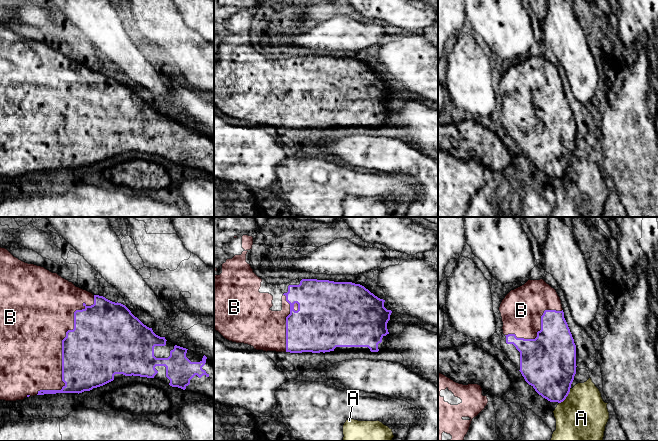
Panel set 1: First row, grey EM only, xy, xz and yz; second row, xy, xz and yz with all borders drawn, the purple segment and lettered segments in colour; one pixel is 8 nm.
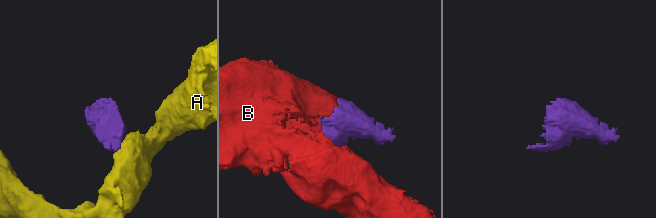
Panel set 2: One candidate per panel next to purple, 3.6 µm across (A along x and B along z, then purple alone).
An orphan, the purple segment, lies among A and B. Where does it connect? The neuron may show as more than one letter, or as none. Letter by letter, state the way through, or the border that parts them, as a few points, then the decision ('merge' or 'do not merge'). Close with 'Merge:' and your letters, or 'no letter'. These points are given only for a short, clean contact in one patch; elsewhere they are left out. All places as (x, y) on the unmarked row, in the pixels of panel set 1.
A: along yz (570, 165), (567, 172), (559, 179) | do not merge
B: merge
Merge: B

